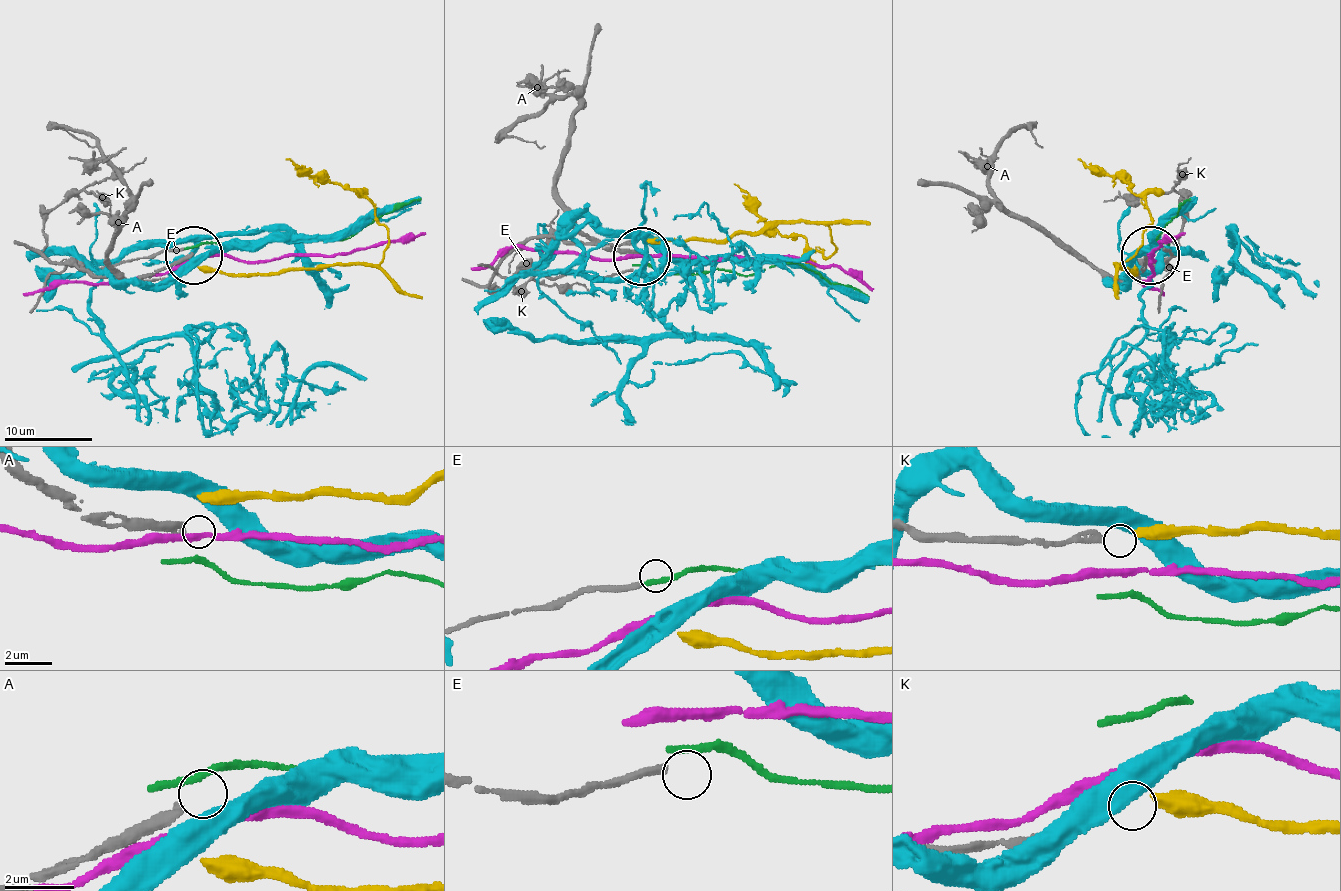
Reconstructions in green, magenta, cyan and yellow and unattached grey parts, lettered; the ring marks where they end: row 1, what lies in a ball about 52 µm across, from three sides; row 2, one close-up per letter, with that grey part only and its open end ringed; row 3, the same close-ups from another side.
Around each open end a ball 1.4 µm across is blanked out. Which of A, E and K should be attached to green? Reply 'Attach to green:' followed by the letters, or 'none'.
Attach to green: none

